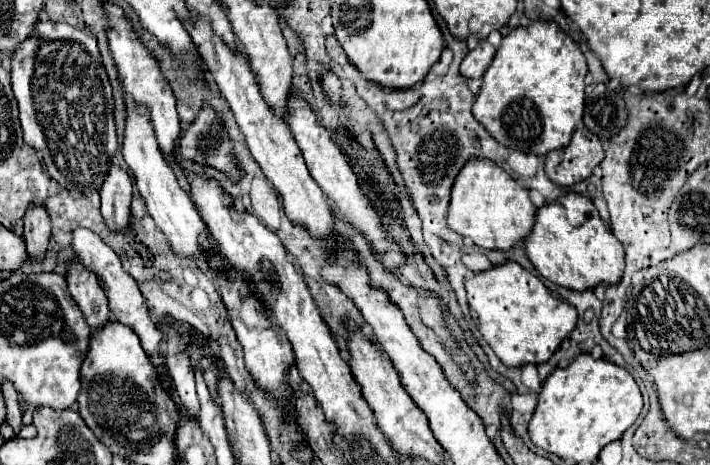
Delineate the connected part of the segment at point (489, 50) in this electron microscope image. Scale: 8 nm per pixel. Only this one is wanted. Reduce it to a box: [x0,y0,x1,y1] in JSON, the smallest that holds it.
[460,39,496,77]

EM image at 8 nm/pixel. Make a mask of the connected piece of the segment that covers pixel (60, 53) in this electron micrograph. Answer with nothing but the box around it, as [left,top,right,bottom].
[12,19,120,197]

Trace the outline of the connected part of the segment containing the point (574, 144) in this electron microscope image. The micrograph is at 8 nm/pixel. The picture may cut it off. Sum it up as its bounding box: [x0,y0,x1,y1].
[546,127,604,185]

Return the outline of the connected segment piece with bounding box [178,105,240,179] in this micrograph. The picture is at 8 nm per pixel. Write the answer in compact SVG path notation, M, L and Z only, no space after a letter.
M204 105L202 113L182 135L178 151L184 159L192 159L200 165L212 165L220 171L226 171L232 179L240 177L230 153L232 143L222 129L222 121L208 105Z

